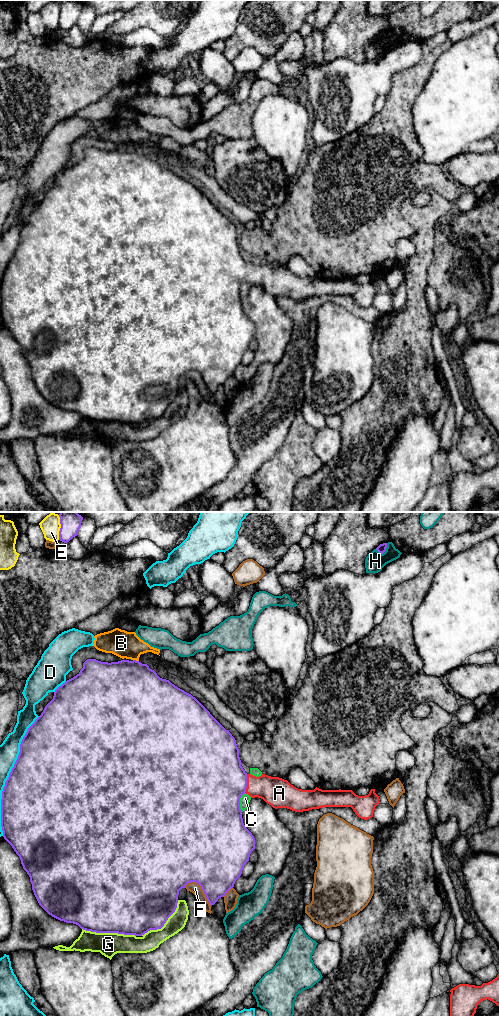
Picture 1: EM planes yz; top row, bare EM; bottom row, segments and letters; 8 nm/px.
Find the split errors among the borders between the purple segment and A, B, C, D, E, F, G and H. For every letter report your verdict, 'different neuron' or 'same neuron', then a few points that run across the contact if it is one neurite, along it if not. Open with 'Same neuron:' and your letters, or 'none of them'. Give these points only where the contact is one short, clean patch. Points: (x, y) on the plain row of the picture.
Same neuron: A
A: same neuron | yz (215, 268), (246, 271), (275, 279)
B: different neuron
C: different neuron
D: different neuron
E: different neuron
F: different neuron
G: different neuron
H: different neuron

